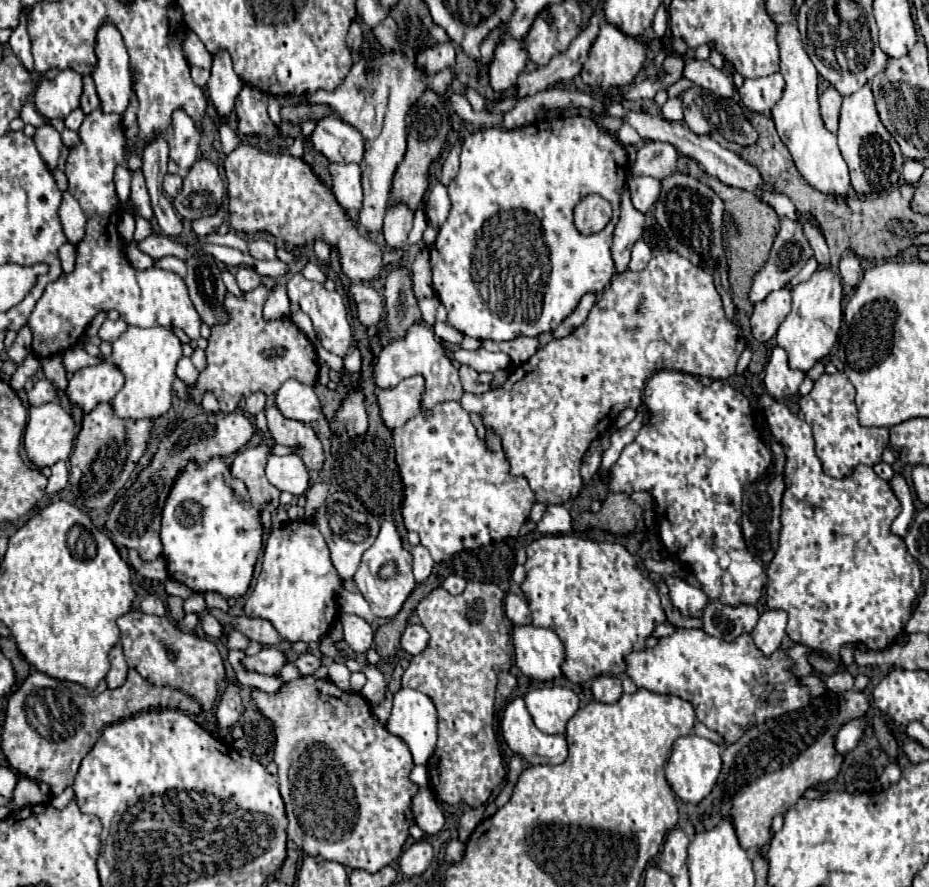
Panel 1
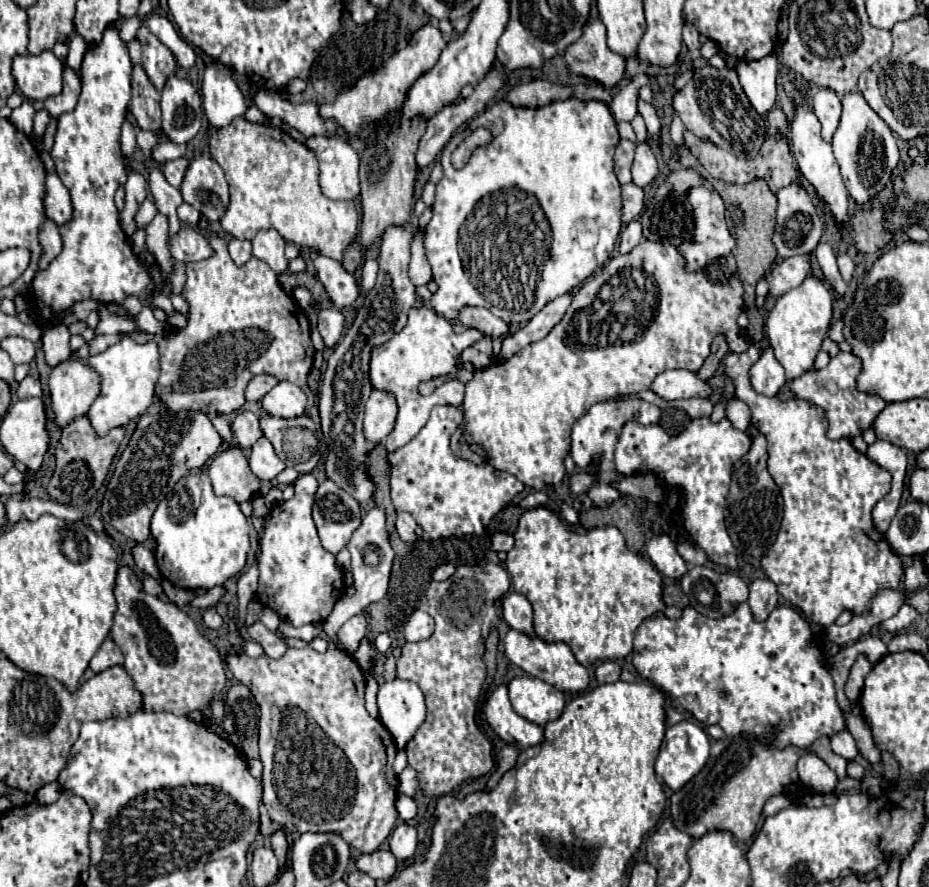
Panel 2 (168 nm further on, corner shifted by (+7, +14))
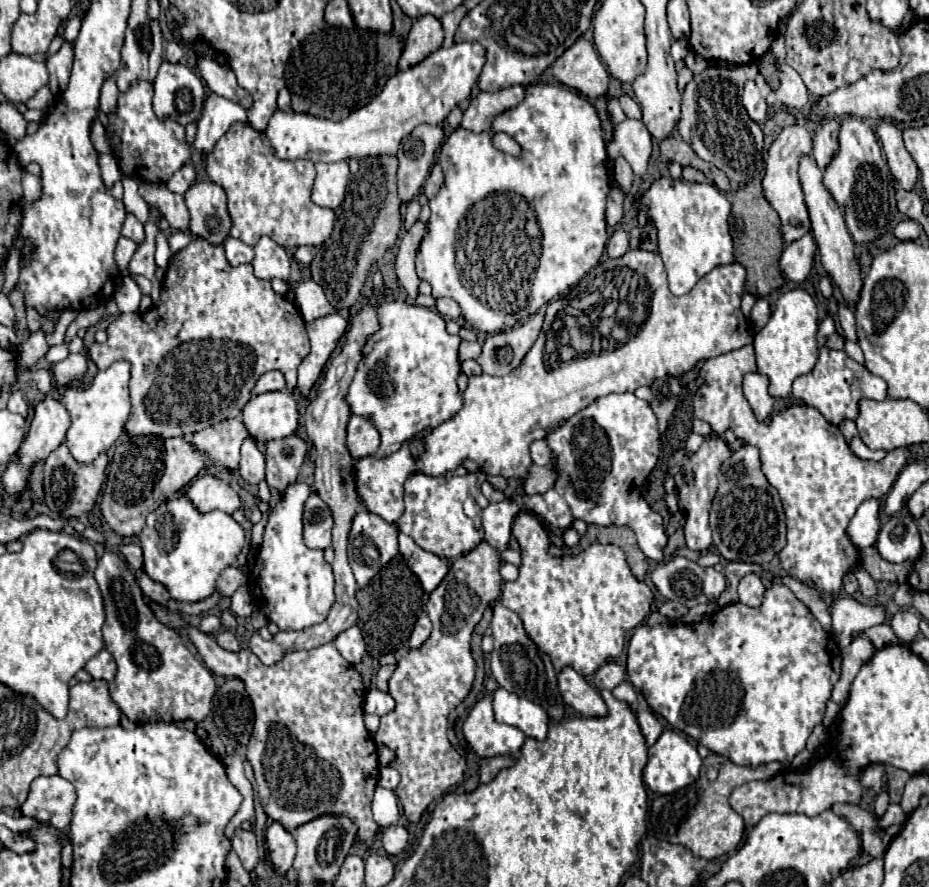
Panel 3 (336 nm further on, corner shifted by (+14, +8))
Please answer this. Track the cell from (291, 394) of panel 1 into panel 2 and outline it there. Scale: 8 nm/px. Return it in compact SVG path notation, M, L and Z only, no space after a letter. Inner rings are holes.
M289 381L277 383L261 401L261 409L265 413L283 419L301 417L305 413L305 407L307 407L307 397L303 389Z

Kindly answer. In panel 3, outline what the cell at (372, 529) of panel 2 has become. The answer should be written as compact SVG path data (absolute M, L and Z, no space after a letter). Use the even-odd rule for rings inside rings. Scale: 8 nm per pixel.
M360 509L356 513L356 519L352 521L352 531L348 537L348 561L352 567L352 573L356 577L356 583L360 589L366 589L372 577L394 557L398 555L398 539L396 539L398 527L384 523L378 515Z

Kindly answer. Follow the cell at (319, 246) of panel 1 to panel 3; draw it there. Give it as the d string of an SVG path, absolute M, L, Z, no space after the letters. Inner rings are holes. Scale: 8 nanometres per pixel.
M306 279L306 281L298 283L296 305L300 307L300 313L306 323L312 323L314 319L326 317L336 311L336 307L326 299L324 289L314 279Z

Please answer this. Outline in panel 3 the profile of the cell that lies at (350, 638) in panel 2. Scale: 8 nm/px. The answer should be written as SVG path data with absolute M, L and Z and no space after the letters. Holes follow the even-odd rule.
M354 625L354 627L350 627L350 629L346 629L346 631L342 631L334 641L332 641L334 645L336 645L336 649L340 651L340 655L348 661L348 663L358 663L362 657L364 657L364 653L366 653L366 643L364 643L364 637L362 637L362 631Z

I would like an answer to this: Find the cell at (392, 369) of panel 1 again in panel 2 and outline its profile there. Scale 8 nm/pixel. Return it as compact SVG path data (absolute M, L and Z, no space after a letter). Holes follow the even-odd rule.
M423 305L423 307L413 307L409 311L409 319L405 327L399 333L395 333L395 337L391 337L387 343L373 349L371 363L369 363L371 385L373 389L389 391L395 397L399 409L395 429L387 435L383 443L387 453L393 453L395 449L409 443L419 433L419 429L427 423L429 413L435 405L459 407L463 403L465 384L457 379L445 381L427 397L423 397L417 391L417 387L419 383L429 381L433 377L449 377L455 371L459 371L459 363L457 363L459 355L477 339L481 339L481 333L477 329L467 329L465 335L457 335L445 317L439 317L439 313Z

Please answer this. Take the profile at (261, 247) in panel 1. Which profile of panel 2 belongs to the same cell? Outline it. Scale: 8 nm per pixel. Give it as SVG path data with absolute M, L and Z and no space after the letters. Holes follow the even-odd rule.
M275 229L259 231L253 237L253 257L265 261L277 275L283 275L289 267L289 261L285 257L285 245L287 241Z

